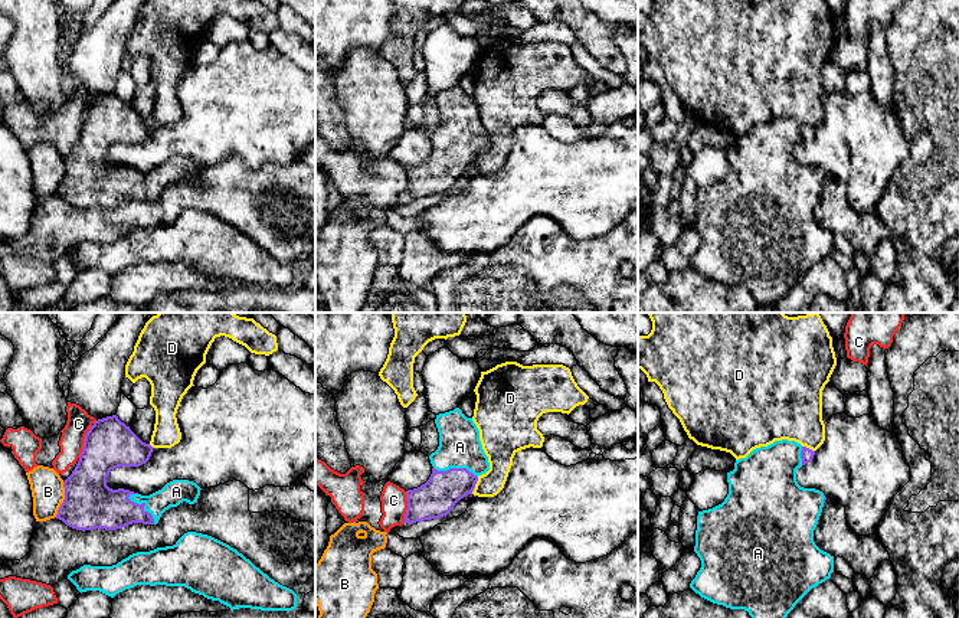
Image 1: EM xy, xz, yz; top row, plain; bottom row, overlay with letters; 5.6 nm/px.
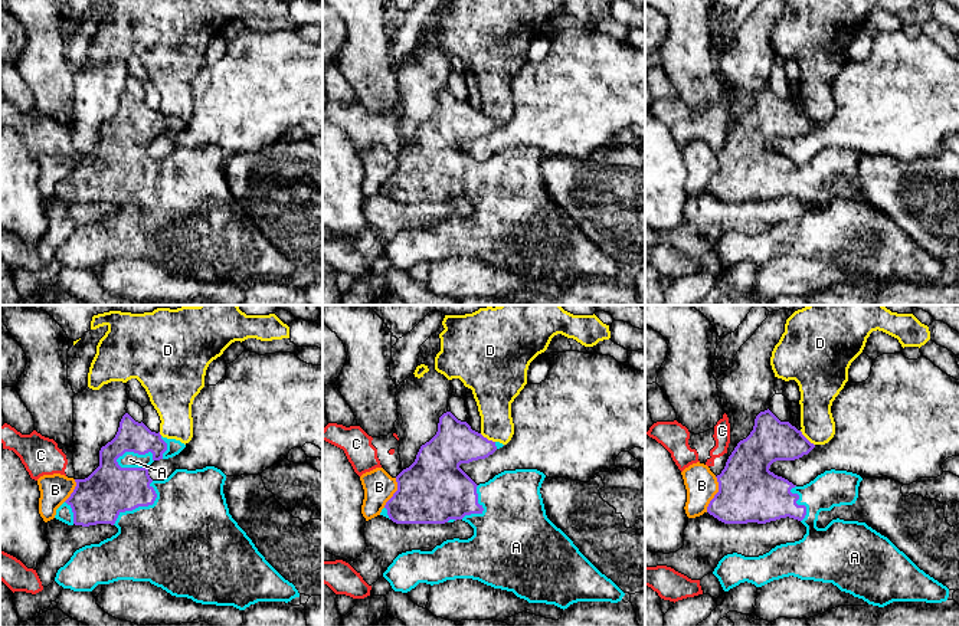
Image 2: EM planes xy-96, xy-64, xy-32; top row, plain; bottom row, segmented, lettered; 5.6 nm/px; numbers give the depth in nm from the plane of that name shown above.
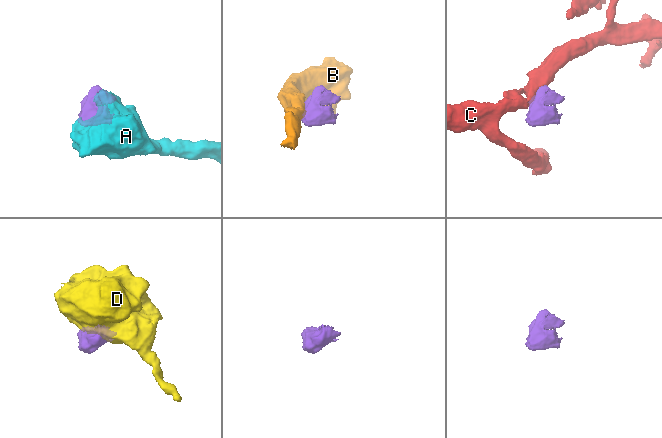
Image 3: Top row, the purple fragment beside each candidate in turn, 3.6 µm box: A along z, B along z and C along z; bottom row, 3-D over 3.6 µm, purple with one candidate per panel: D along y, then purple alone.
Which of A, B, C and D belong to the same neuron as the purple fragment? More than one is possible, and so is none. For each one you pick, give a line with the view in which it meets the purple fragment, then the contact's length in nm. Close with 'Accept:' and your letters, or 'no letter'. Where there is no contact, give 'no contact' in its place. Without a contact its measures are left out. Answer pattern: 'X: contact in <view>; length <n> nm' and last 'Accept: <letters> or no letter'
A: contact in xy; length 220 nm
Accept: A

